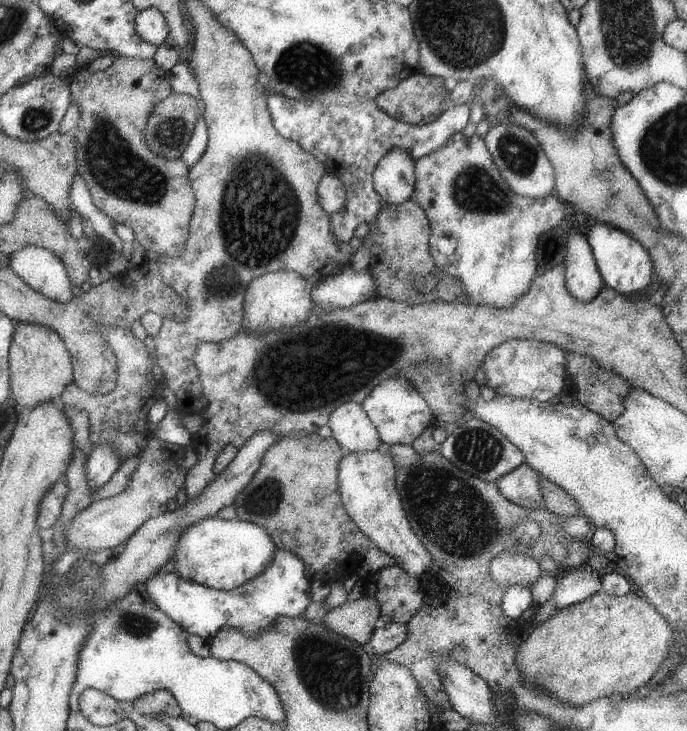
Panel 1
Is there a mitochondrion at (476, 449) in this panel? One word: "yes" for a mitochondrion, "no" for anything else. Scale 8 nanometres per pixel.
yes

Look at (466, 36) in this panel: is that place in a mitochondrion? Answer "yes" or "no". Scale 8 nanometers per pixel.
yes

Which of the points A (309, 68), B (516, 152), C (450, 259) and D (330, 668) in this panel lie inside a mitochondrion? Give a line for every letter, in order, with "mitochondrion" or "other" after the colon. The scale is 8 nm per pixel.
A: mitochondrion
B: mitochondrion
C: other
D: mitochondrion

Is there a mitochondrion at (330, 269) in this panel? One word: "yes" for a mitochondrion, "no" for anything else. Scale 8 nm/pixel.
no

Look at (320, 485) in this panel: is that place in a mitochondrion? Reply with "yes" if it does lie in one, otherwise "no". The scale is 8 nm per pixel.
no

